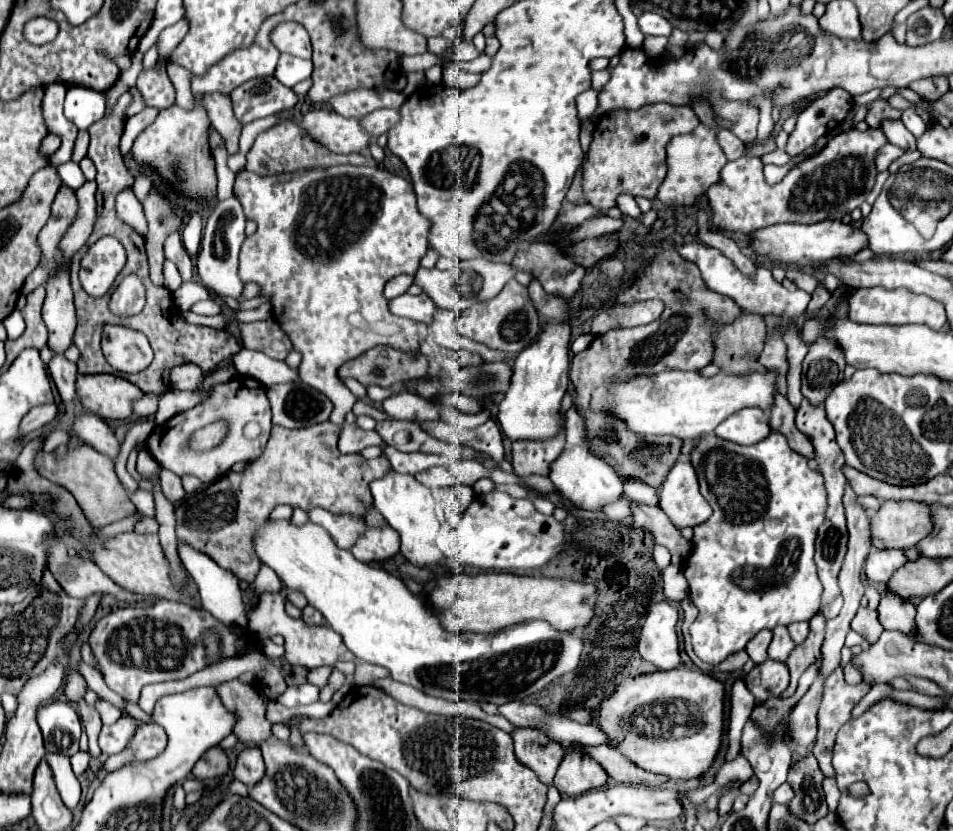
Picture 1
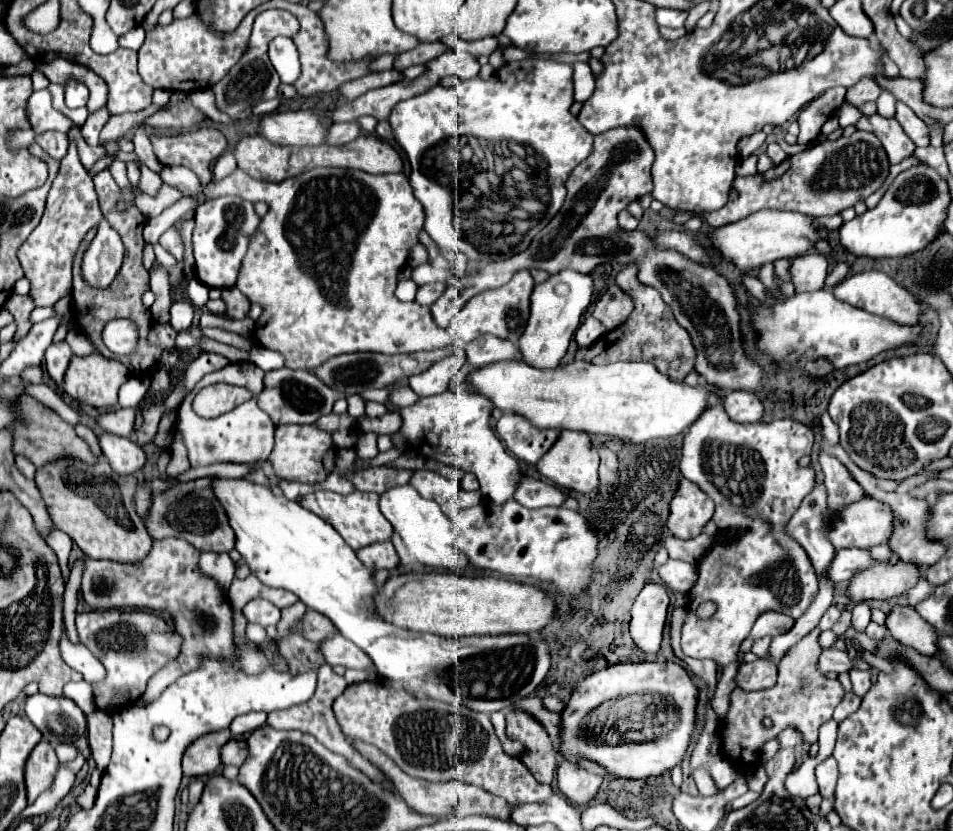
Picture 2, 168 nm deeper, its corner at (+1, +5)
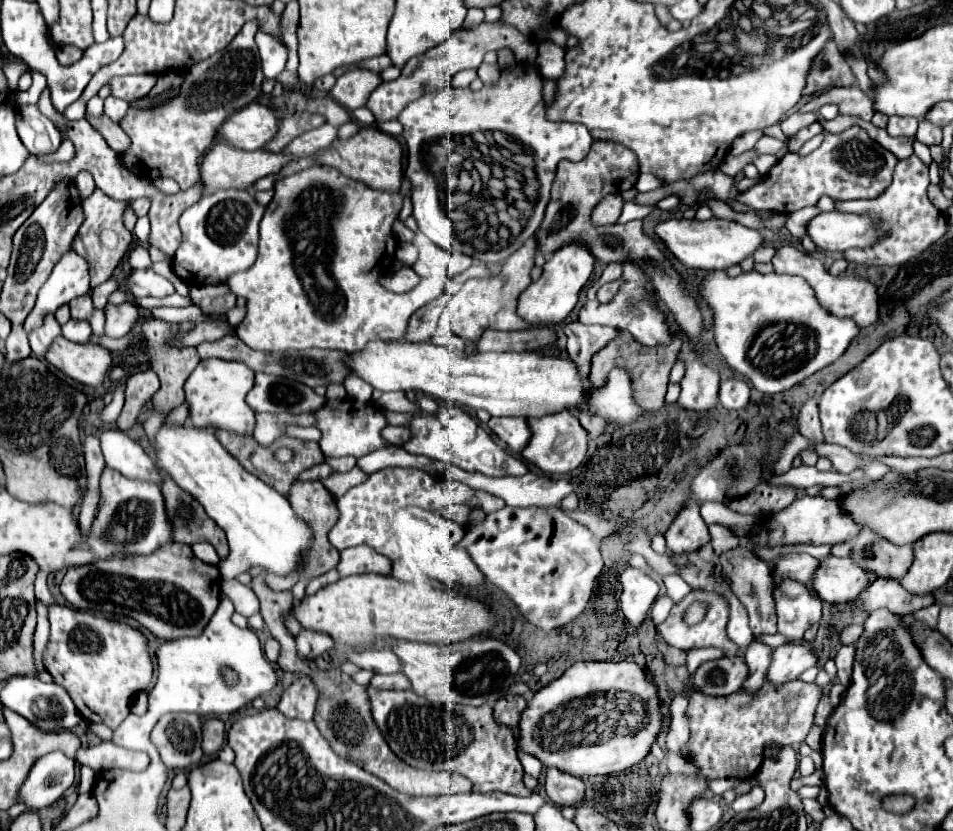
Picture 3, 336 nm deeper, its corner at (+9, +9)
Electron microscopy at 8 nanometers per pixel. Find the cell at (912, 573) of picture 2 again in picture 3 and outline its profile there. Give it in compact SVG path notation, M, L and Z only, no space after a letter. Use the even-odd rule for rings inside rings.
M827 556L819 560L819 568L813 572L811 590L825 602L845 604L853 600L861 590L873 584L873 574L857 570L851 558Z

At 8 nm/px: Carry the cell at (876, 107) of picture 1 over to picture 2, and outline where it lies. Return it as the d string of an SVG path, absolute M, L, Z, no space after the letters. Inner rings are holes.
M863 78L861 82L857 82L857 86L853 86L853 90L847 90L847 100L853 106L863 106L865 102L875 102L881 94L881 88L877 82L873 82L871 78Z

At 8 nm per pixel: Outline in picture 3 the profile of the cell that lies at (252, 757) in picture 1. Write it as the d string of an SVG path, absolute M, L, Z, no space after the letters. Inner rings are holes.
M209 718L203 722L201 726L203 730L203 752L205 754L215 754L221 750L221 746L225 744L225 726L223 726L223 720L219 718Z

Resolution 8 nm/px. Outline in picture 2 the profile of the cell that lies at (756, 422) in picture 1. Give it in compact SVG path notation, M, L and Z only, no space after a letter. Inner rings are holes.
M731 392L723 406L727 416L739 424L755 424L763 418L763 402L753 392Z

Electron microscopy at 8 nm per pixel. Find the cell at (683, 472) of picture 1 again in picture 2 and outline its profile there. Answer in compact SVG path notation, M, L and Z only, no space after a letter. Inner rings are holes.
M681 478L671 500L667 528L673 536L681 540L695 538L711 520L713 510L713 500L701 488L697 488L697 484L689 482L687 478Z

